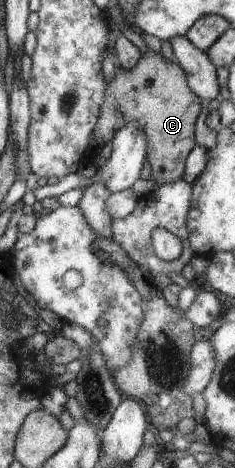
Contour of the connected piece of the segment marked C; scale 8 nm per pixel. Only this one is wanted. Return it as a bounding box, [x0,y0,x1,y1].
[78,49,202,185]

